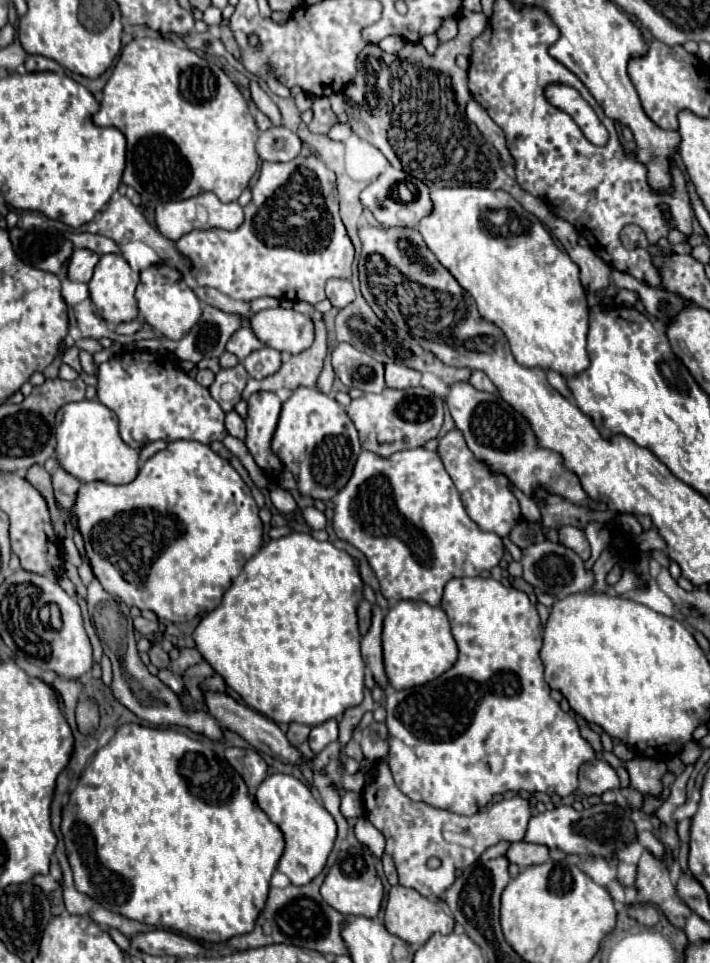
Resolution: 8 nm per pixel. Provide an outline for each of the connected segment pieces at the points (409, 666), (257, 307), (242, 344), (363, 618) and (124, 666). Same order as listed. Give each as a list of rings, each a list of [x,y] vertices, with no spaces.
[[[421,600],[397,602],[385,616],[385,624],[383,624],[383,660],[385,660],[385,672],[389,678],[389,684],[395,690],[423,686],[439,678],[441,674],[445,674],[445,670],[449,670],[457,662],[457,642],[451,634],[447,614],[439,606],[429,606],[427,602],[421,602]]]
[[[255,298],[255,300],[249,302],[249,306],[251,306],[251,316],[257,314],[257,312],[261,312],[261,310],[265,310],[265,308],[277,308],[279,304],[281,304],[281,302],[279,302],[277,298]]]
[[[241,328],[233,338],[227,342],[227,352],[235,354],[239,360],[245,360],[251,352],[259,350],[263,344],[257,340],[257,336],[251,332],[251,328]]]
[[[363,600],[361,604],[359,604],[359,632],[365,636],[367,634],[367,630],[369,630],[369,626],[371,626],[371,608],[373,608],[373,604],[371,602],[367,602],[367,600]]]
[[[93,578],[93,582],[87,586],[87,606],[93,616],[103,652],[109,656],[113,664],[111,692],[115,700],[121,702],[125,708],[129,708],[137,718],[147,720],[153,726],[169,726],[169,724],[185,726],[187,716],[181,708],[177,694],[171,692],[159,678],[151,676],[139,658],[139,652],[135,648],[135,636],[133,636],[135,630],[133,630],[133,618],[129,616],[129,606],[119,598],[111,596],[109,592],[105,592],[97,578]]]

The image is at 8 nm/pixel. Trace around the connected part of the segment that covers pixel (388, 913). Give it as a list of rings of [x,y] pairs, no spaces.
[[[397,884],[389,890],[389,902],[385,908],[385,928],[391,934],[399,936],[401,940],[405,940],[409,944],[425,944],[435,932],[451,934],[453,924],[455,922],[453,922],[451,914],[445,910],[445,906],[441,902],[429,900],[429,898],[421,896],[417,890],[405,888],[401,884]]]

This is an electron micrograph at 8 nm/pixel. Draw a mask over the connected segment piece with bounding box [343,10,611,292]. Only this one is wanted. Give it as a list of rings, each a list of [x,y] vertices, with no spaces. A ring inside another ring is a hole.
[[[461,10],[457,16],[459,20],[459,34],[445,44],[439,44],[435,56],[429,56],[421,44],[403,46],[399,54],[385,54],[379,46],[367,46],[359,56],[357,78],[345,86],[343,96],[349,98],[345,112],[353,126],[353,132],[359,138],[365,138],[373,146],[379,146],[383,154],[391,160],[391,150],[395,150],[401,166],[413,178],[427,182],[429,188],[443,188],[443,186],[475,186],[475,188],[489,188],[489,190],[505,190],[525,210],[535,214],[547,228],[557,236],[563,244],[571,260],[581,268],[581,282],[587,292],[601,292],[609,286],[611,266],[603,262],[591,248],[579,246],[577,230],[551,214],[547,202],[535,198],[533,194],[525,192],[519,182],[505,174],[501,160],[497,158],[491,148],[487,148],[481,132],[475,124],[465,118],[465,104],[471,98],[467,86],[467,72],[455,64],[457,54],[471,55],[471,44],[481,32],[487,28],[487,16]],[[391,118],[397,122],[397,134],[389,134]]]

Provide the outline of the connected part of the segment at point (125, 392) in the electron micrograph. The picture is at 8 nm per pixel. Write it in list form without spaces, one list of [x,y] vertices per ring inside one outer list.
[[[121,352],[103,362],[97,373],[97,397],[119,418],[119,436],[135,450],[155,440],[197,440],[211,444],[223,440],[227,430],[223,426],[225,412],[211,398],[209,390],[197,384],[183,372],[169,356],[159,352]]]

